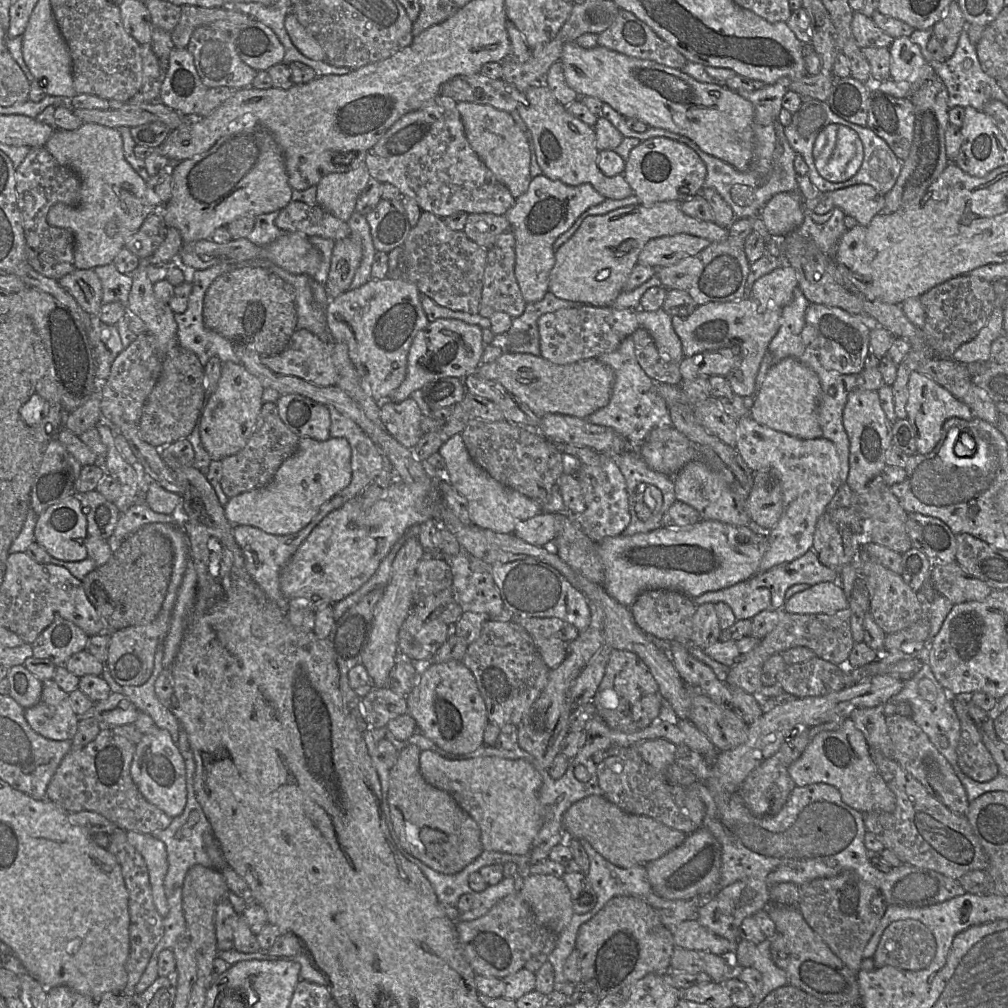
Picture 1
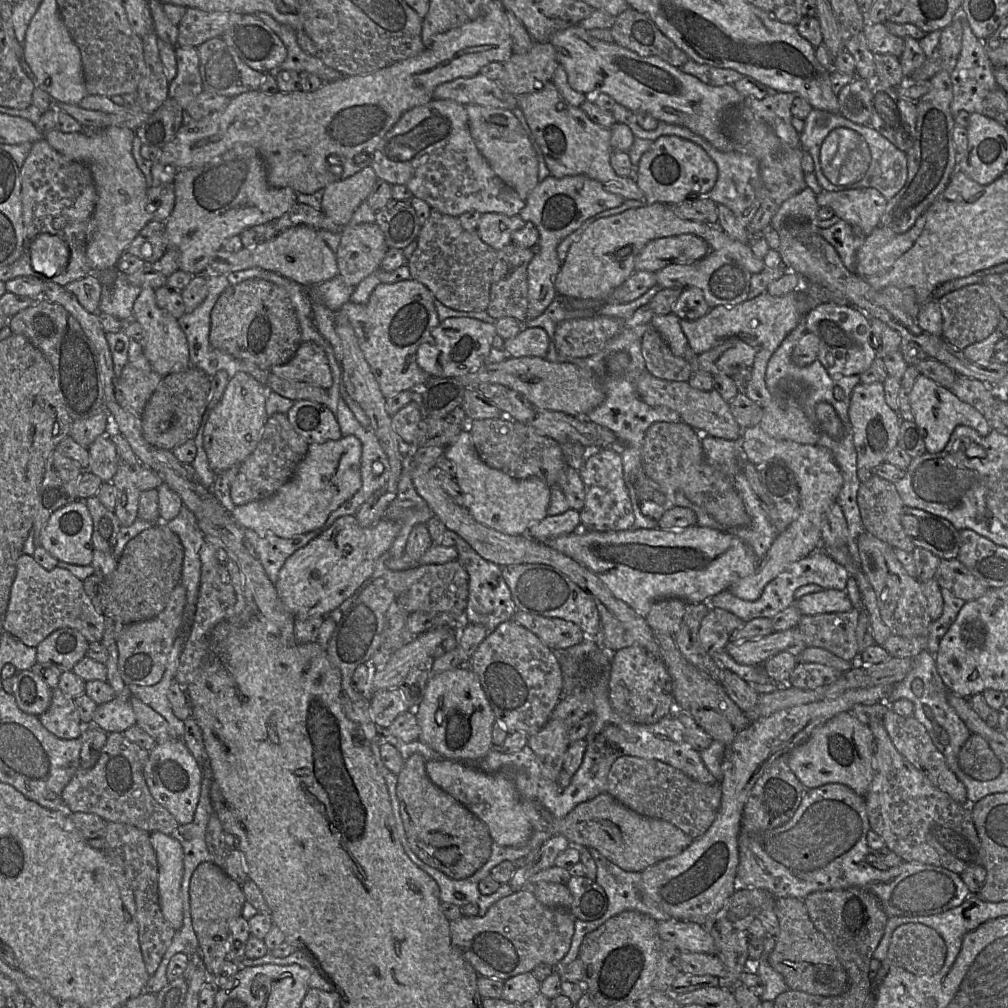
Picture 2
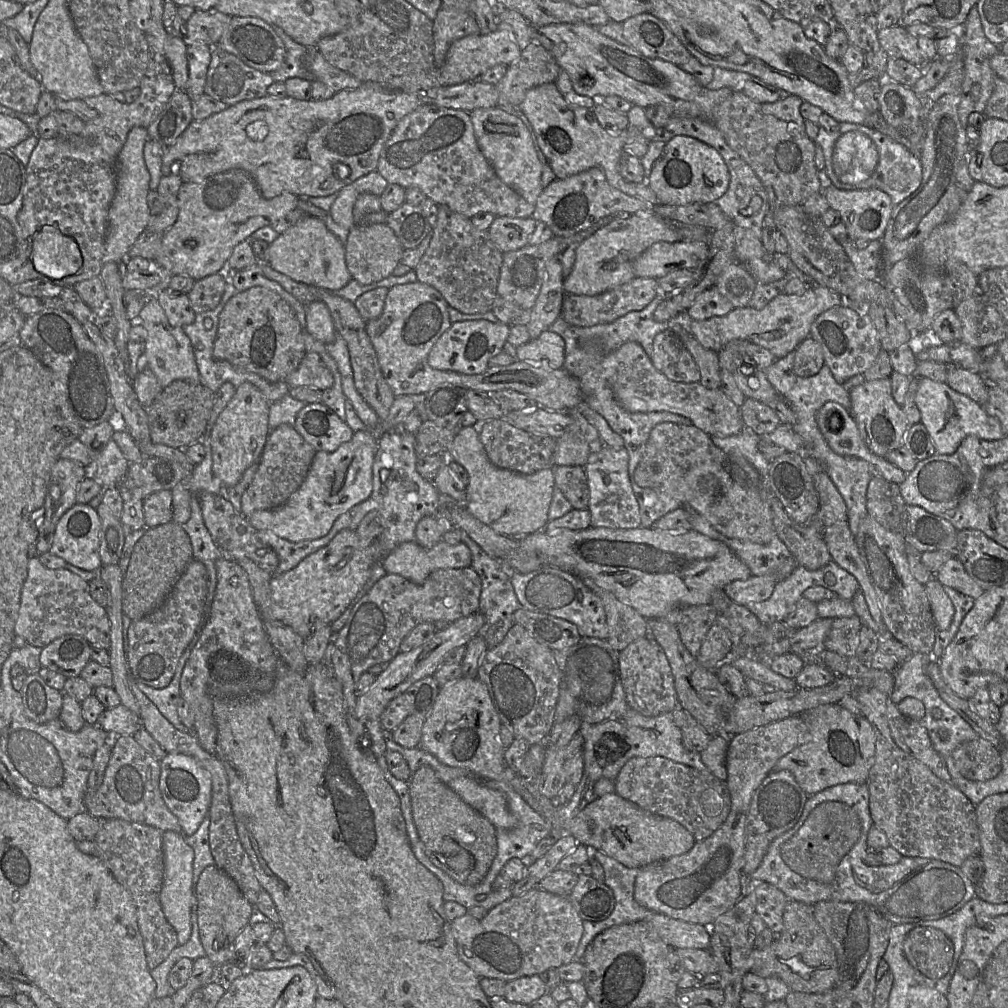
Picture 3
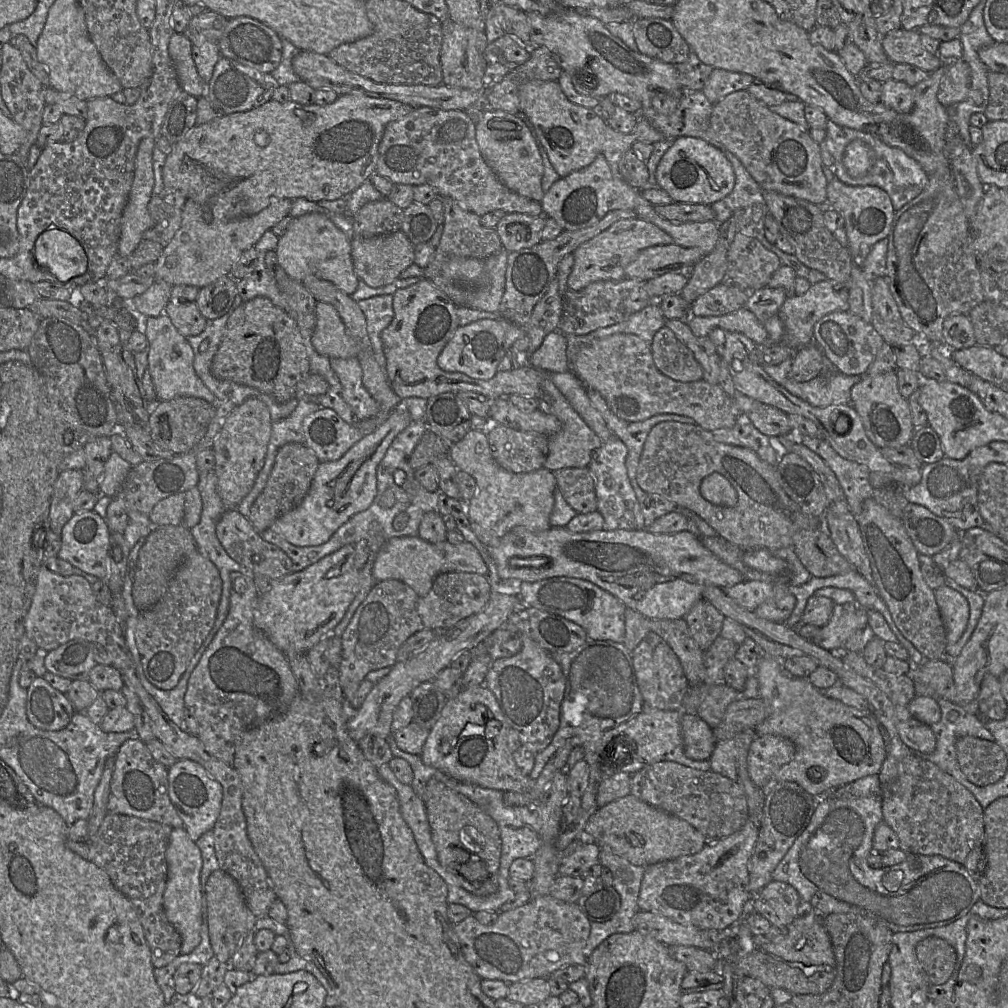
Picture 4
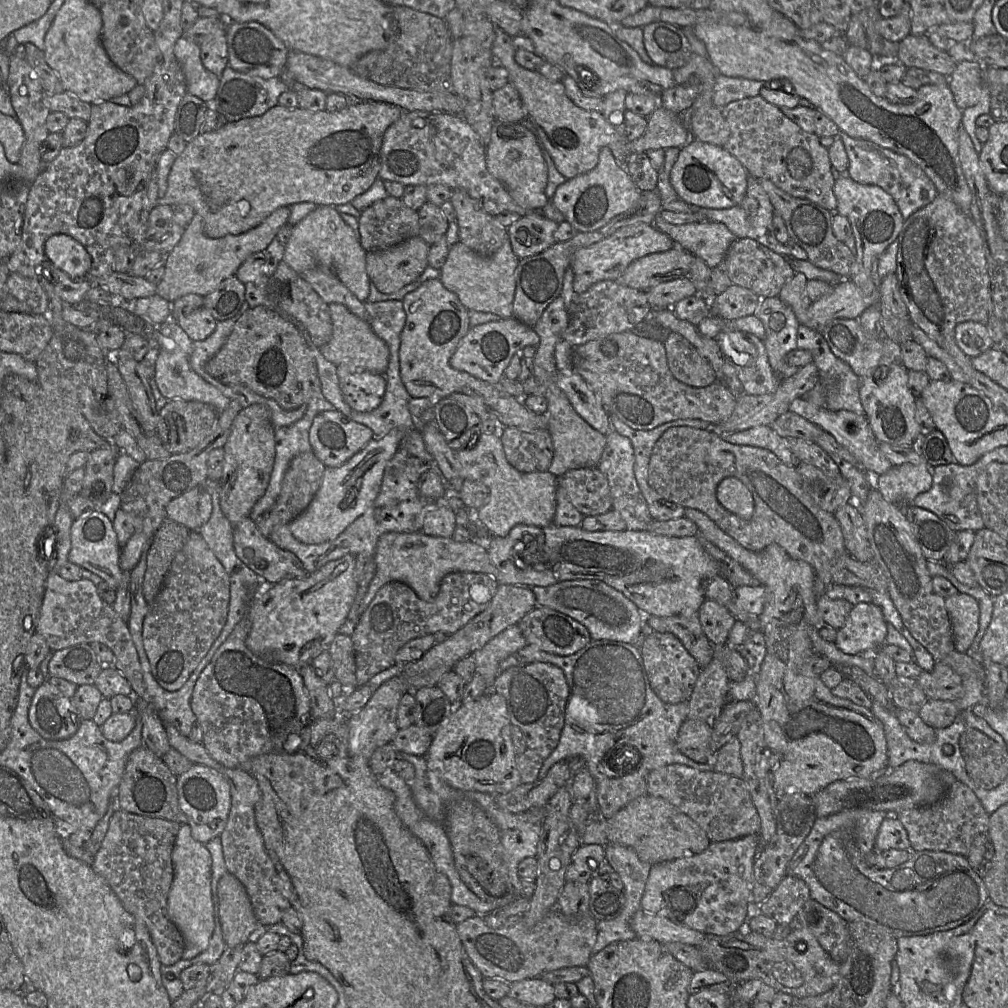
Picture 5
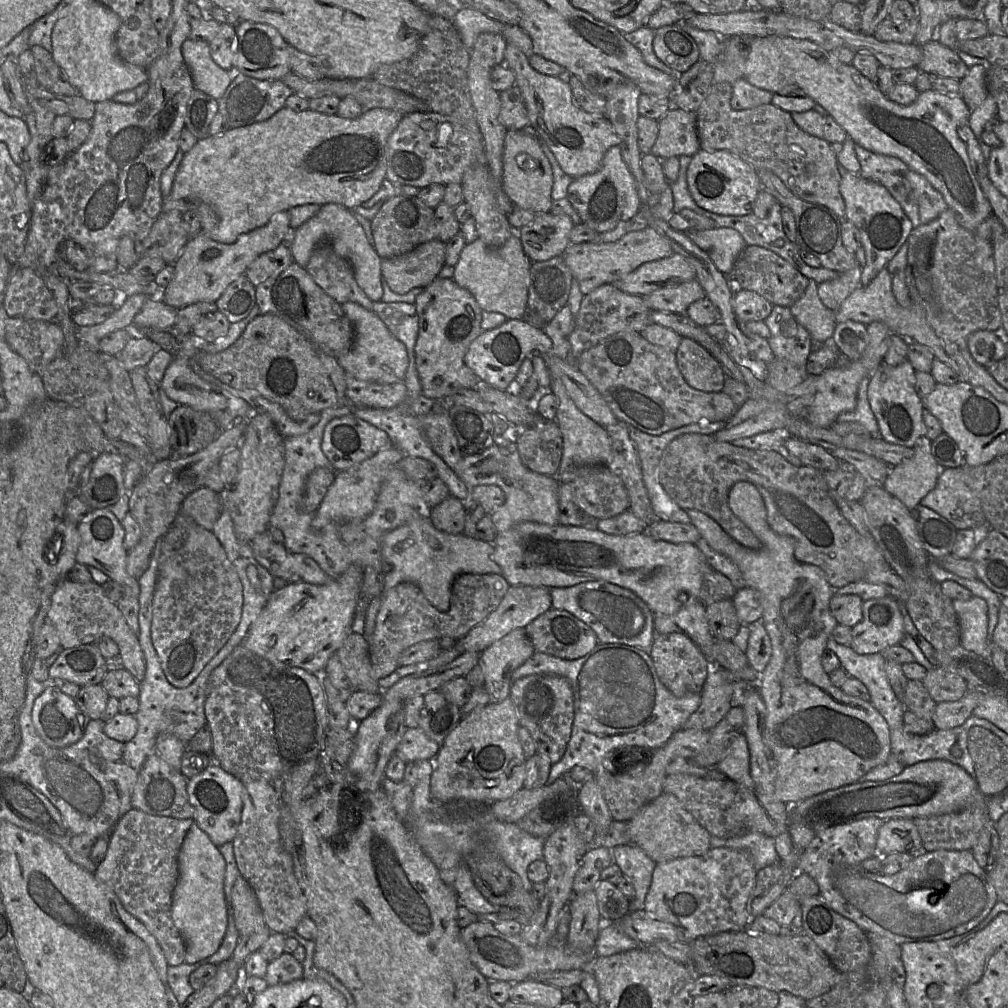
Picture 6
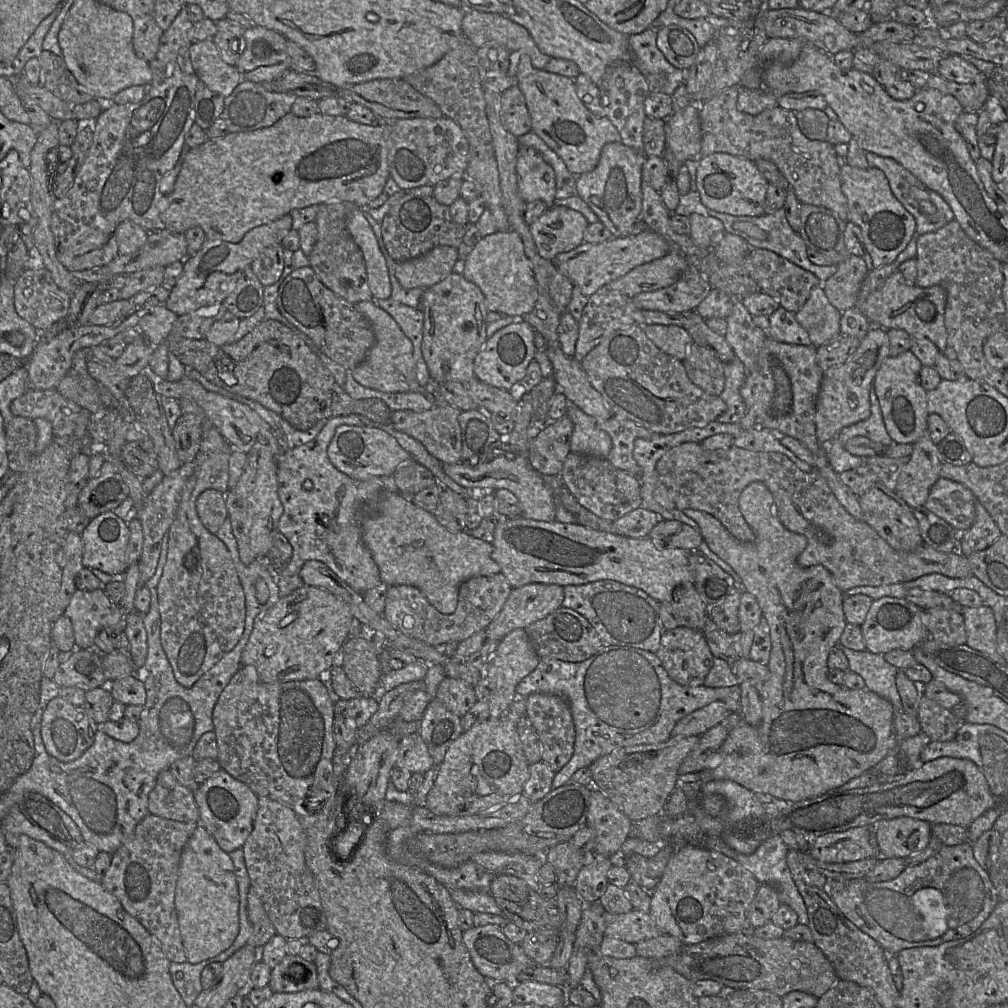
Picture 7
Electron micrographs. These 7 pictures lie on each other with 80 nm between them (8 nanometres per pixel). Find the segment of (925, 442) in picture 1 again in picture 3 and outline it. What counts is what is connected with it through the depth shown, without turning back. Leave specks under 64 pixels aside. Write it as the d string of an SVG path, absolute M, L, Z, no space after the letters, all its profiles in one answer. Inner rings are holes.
M919 378L915 403L920 411L921 421L928 430L936 454L952 454L967 436L973 435L984 440L998 440L1006 437L1000 421L989 415L983 405L952 389L947 382L930 378Z

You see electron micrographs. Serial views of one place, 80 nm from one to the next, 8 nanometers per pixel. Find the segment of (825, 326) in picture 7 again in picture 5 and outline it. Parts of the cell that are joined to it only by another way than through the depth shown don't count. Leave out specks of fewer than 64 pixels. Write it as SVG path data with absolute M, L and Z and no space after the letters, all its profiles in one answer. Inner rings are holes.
M795 273L779 294L780 299L792 308L798 322L805 326L809 326L808 309L812 304L806 292L807 281L804 274Z

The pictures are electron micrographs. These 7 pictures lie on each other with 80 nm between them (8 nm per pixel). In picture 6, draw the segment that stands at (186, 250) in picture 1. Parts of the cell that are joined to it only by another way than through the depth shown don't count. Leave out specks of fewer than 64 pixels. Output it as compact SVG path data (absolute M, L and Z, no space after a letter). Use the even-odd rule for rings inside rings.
M335 203L321 205L319 211L313 217L296 229L295 239L290 246L293 261L305 267L312 251L323 244L330 245L337 255L351 263L355 279L369 299L382 301L384 293L381 274L382 258L367 238L363 227L354 217L352 210Z

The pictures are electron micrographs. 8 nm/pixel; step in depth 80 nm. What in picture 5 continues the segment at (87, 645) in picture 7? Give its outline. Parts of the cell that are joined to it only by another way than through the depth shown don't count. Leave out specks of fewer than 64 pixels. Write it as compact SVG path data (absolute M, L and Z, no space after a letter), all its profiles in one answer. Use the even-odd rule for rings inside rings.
M49 573L40 609L37 632L43 636L52 652L77 644L100 642L115 655L114 667L128 680L134 695L149 703L145 689L139 656L132 640L128 624L105 603L97 592L97 586L88 579L68 581L57 573Z

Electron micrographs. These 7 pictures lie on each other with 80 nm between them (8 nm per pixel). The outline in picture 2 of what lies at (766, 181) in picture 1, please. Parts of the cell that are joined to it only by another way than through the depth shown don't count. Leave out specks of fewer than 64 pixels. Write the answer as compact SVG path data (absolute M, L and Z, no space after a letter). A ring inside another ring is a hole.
M778 92L763 99L753 96L744 98L743 106L751 109L754 118L770 126L775 134L793 148L801 148L800 134L792 126L791 106L796 93ZM616 105L612 114L616 122L627 125L633 132L635 137L655 141L661 136L678 136L689 140L702 147L707 154L714 160L718 168L718 178L715 186L709 193L711 198L717 205L722 204L728 207L736 216L739 223L745 228L748 227L761 206L761 203L766 198L766 187L762 181L760 174L760 165L756 157L737 151L721 152L714 148L702 136L694 133L690 129L680 125L668 124L660 122L654 130L645 130L637 122L636 114L631 110Z

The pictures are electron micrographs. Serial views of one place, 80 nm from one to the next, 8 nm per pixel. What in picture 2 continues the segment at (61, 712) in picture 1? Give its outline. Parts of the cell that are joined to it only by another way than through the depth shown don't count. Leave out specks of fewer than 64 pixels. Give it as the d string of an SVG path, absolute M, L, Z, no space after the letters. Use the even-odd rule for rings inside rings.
M59 687L52 689L50 706L39 720L56 737L66 740L80 737L87 725L81 722L74 699Z

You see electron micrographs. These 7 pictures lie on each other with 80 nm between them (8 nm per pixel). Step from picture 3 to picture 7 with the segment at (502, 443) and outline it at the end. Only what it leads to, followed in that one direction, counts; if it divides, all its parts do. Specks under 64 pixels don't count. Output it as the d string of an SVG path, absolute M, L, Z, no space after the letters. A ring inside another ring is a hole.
M568 416L550 421L540 431L533 431L529 443L527 459L531 467L540 475L559 476L563 468L564 461L570 451L571 437L573 433L573 423Z

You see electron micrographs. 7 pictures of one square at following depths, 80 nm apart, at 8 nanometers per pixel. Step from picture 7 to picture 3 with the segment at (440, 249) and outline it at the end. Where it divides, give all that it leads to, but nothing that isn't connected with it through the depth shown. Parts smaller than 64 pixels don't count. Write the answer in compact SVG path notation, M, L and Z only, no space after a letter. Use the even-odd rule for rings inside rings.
M356 224L349 229L345 242L345 259L352 279L368 285L393 275L394 269L401 263L404 248L393 230L386 224Z

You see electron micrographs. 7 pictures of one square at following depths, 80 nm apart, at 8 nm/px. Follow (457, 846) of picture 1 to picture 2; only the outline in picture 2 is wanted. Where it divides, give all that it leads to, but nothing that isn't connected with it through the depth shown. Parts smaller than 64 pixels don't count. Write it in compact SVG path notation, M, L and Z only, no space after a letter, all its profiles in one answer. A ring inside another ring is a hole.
M414 753L397 775L396 793L407 843L427 865L452 879L466 879L487 863L493 839L482 820L430 780L425 764L423 755Z

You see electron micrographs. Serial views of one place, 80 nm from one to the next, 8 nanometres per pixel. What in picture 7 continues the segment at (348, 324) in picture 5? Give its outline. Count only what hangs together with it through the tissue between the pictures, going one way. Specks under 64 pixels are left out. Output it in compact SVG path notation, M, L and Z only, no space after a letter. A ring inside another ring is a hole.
M373 299L371 301L361 301L355 303L356 308L366 316L370 321L373 331L375 334L375 344L369 350L366 358L363 362L357 365L351 374L353 377L363 386L379 390L382 392L415 392L421 391L421 385L417 378L416 363L413 356L413 344L411 340L405 335L395 319L385 310L378 307L376 304L377 300L384 299Z

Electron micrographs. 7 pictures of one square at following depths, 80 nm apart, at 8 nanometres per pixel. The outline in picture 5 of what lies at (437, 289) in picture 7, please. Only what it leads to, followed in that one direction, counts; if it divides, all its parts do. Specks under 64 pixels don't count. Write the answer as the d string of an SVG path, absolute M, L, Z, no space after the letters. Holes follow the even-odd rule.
M438 277L422 282L416 290L406 294L402 302L406 322L401 332L399 371L411 397L438 399L450 396L458 389L471 389L484 399L505 394L521 399L531 394L539 394L539 383L533 375L524 382L503 377L497 383L489 383L450 365L451 356L470 329L469 314L457 295L446 289Z

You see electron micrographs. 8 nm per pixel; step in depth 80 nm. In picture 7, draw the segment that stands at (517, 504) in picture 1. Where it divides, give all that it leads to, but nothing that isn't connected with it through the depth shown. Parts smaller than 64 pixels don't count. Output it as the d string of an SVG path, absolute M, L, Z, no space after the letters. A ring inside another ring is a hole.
M502 436L499 441L491 445L489 455L489 458L481 460L475 466L460 461L456 464L444 464L443 470L457 484L470 491L483 493L498 489L509 490L519 500L521 517L546 522L556 520L552 492L545 484L543 476L531 467L527 457L509 446Z

